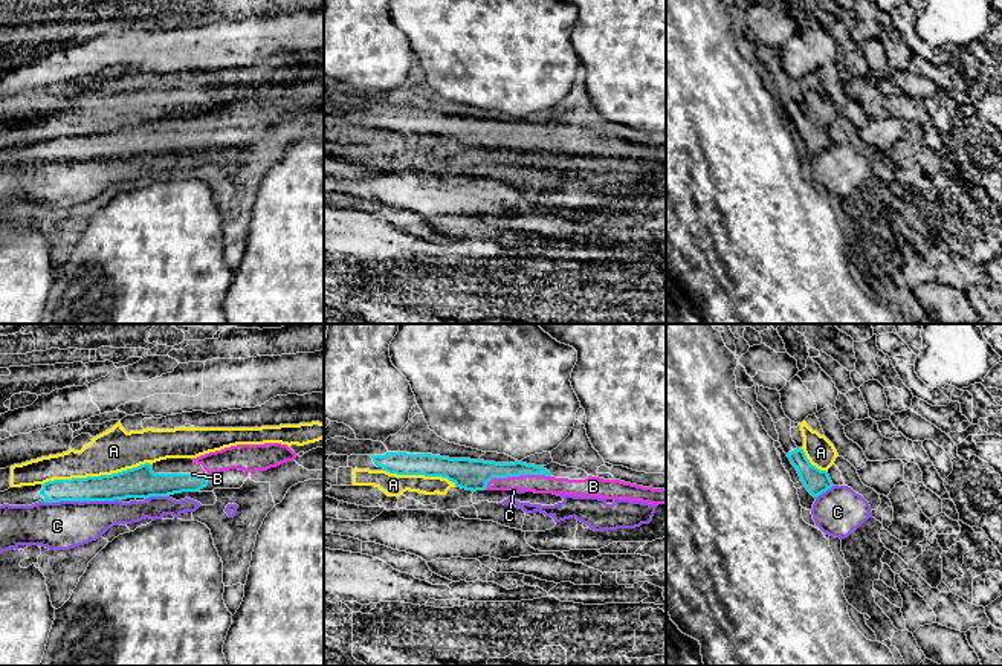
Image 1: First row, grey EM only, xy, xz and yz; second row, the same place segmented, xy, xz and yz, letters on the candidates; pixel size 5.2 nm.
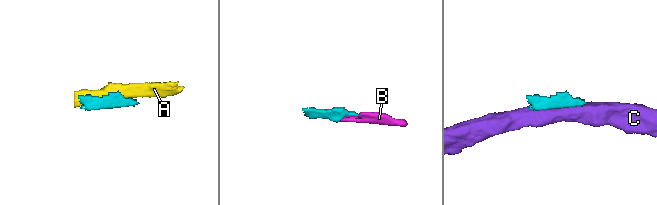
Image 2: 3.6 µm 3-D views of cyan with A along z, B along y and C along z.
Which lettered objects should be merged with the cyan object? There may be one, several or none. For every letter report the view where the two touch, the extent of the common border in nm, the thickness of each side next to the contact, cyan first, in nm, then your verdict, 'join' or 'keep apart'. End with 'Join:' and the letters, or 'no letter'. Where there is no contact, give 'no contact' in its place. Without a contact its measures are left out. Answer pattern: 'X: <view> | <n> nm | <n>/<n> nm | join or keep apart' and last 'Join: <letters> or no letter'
A: xy | 600 nm | 170/220 nm | keep apart
B: xz | 360 nm | 160/100 nm | join
C: xy | 400 nm | 150/260 nm | keep apart
Join: B

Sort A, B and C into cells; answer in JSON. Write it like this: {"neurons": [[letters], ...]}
{"neurons": [["A"], ["B"], ["C"]]}

